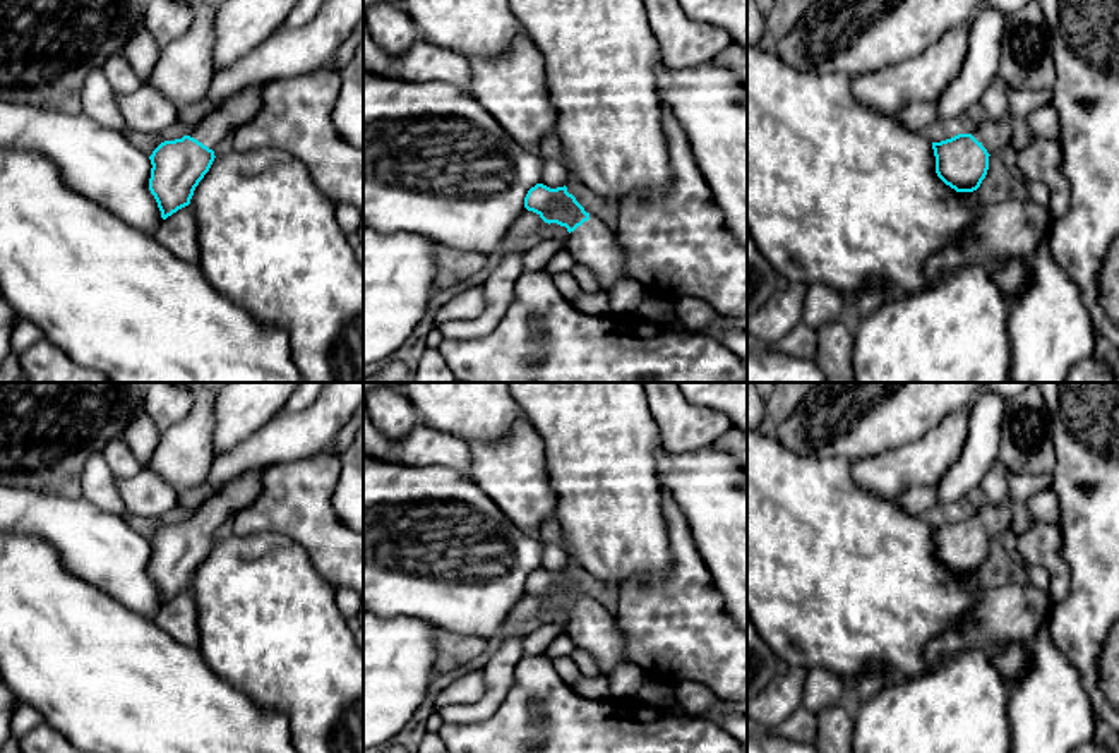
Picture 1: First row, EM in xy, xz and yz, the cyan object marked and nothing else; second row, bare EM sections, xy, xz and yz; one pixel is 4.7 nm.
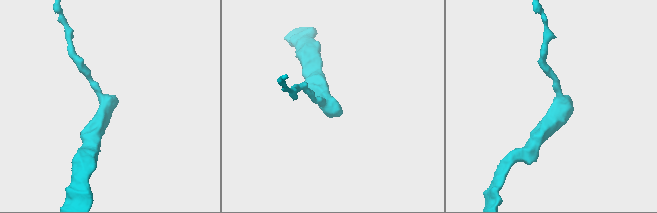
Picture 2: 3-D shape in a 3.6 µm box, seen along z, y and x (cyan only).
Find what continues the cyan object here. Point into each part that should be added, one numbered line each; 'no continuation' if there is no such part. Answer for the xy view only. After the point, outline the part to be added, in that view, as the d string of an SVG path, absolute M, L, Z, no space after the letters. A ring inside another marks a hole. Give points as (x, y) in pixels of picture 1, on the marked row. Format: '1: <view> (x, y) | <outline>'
1: xy (239, 108) | M248 86L242 91L228 96L216 110L206 115L194 129L187 134L209 149L214 148L236 129L245 125L255 117L262 106L262 87Z

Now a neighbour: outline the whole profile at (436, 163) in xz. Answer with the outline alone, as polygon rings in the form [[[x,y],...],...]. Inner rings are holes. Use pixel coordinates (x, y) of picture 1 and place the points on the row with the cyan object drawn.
[[[363,69],[363,223],[382,233],[411,232],[452,249],[502,252],[524,197],[542,184],[543,160],[514,141],[471,94],[442,82],[410,82]]]

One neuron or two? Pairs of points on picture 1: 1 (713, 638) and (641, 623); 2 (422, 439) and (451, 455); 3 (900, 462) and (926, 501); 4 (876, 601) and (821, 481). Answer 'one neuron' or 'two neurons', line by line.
1: one neuron
2: one neuron
3: two neurons
4: one neuron

